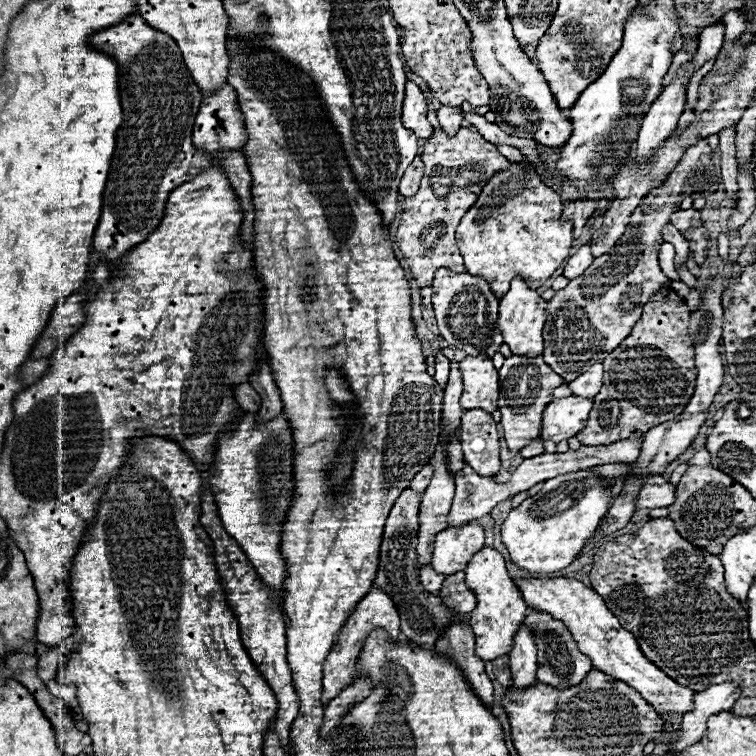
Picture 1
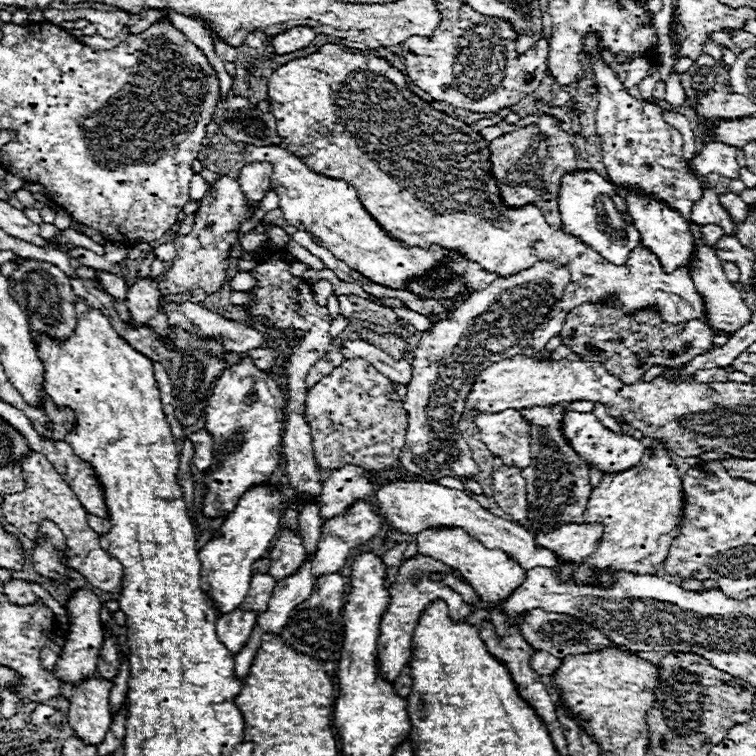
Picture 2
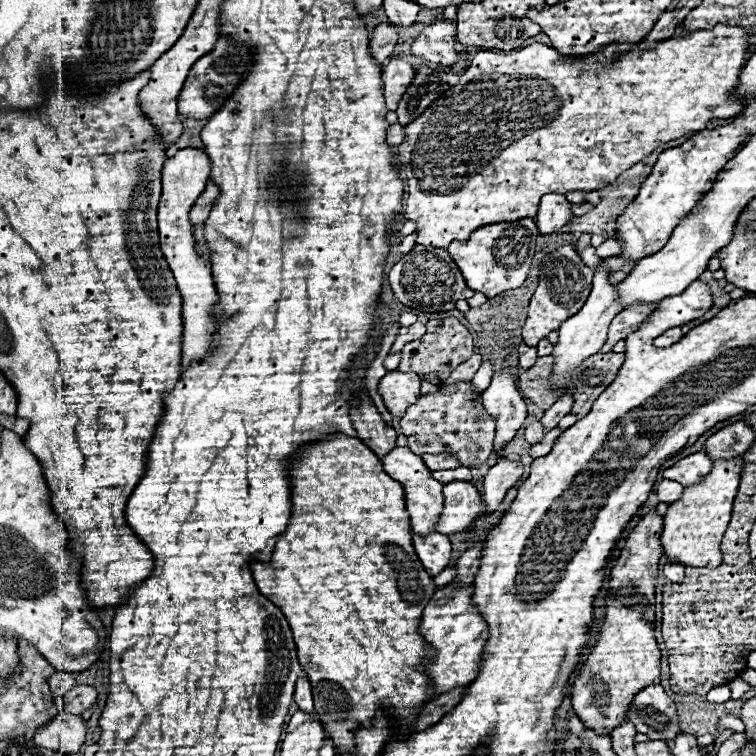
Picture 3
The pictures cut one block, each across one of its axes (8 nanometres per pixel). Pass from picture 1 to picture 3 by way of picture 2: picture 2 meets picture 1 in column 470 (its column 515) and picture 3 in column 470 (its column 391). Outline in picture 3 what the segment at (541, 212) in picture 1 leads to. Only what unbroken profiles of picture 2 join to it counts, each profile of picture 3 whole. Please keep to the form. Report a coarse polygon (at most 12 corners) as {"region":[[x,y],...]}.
{"region":[[740,26],[480,50],[394,148],[416,244],[744,110]]}

